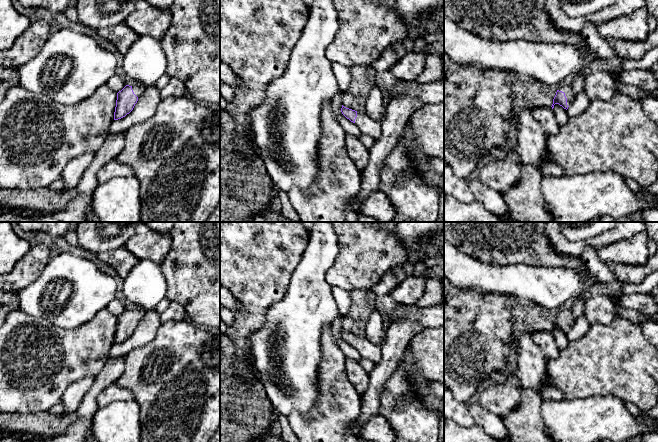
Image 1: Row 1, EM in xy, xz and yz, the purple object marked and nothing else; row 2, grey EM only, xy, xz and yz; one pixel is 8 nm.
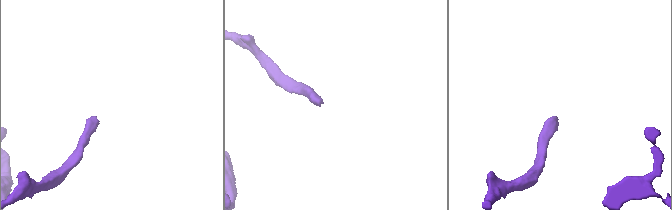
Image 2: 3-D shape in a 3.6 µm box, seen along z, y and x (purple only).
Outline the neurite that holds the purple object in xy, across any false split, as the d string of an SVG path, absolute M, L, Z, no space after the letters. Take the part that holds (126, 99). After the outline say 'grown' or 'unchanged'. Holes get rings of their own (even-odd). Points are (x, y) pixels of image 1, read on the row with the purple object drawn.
M136 84L134 86L126 85L119 91L117 93L114 120L121 119L129 114L146 88L147 86L141 84Z; grown

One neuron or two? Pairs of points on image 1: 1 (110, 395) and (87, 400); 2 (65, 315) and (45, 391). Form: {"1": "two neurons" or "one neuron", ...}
{"1": "two neurons", "2": "two neurons"}

